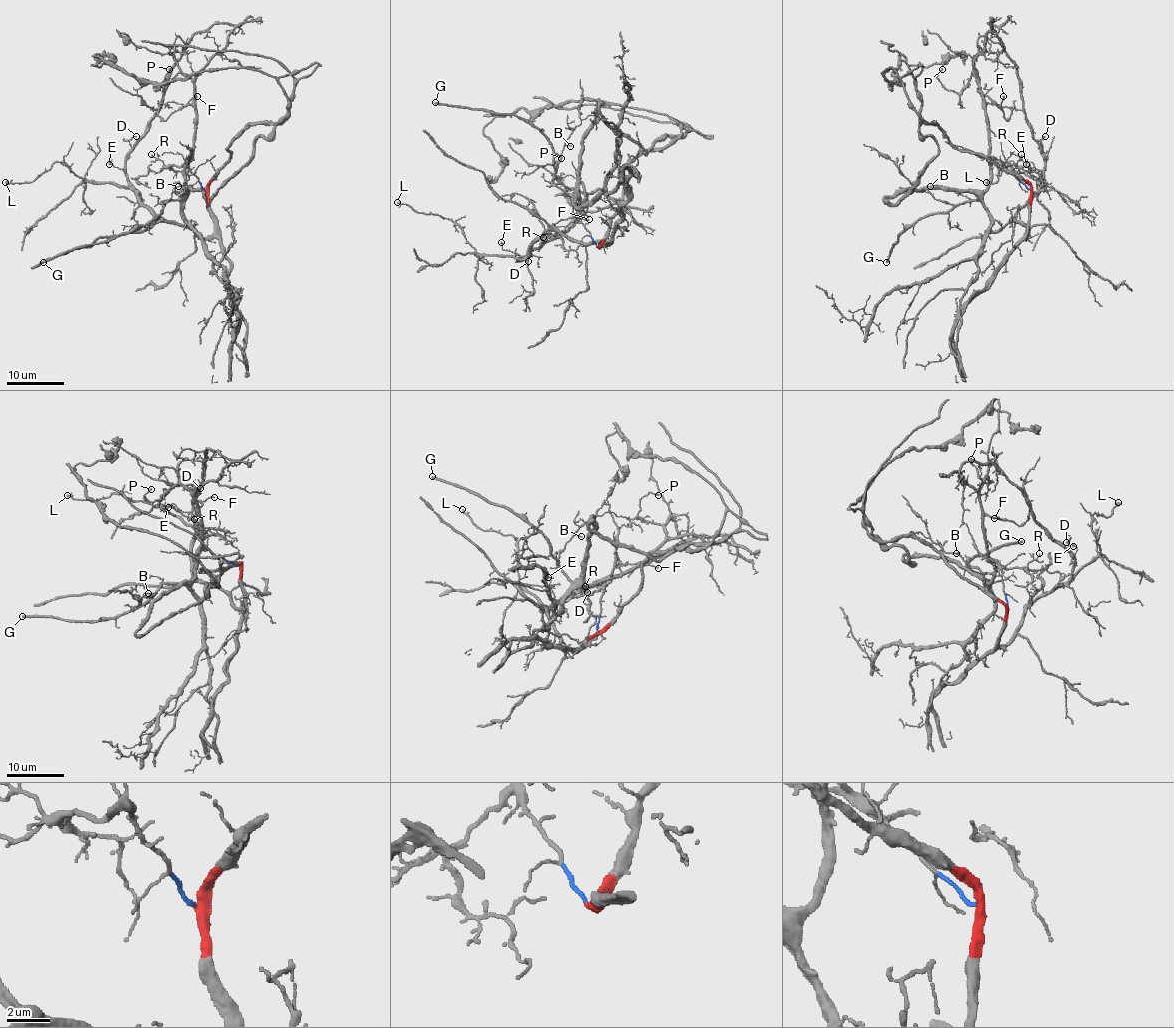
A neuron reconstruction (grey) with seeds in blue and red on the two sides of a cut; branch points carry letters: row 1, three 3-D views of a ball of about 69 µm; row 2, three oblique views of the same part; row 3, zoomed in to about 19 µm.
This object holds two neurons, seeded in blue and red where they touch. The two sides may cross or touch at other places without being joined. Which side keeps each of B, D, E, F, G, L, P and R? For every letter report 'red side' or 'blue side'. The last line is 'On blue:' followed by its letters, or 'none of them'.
B: blue side
D: red side
E: red side
F: blue side
G: blue side
L: red side
P: blue side
R: blue side
On blue: B, F, G, P, R

